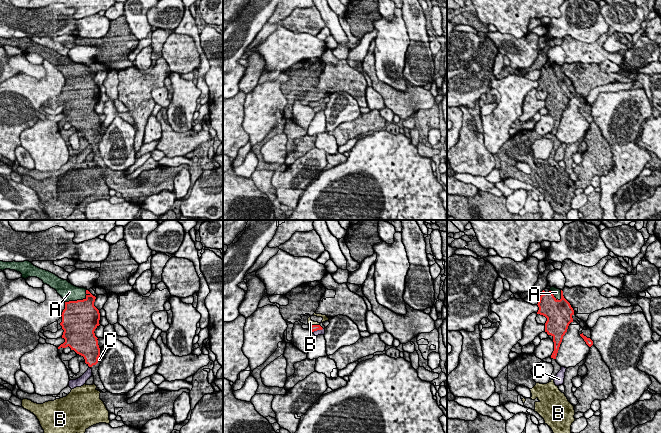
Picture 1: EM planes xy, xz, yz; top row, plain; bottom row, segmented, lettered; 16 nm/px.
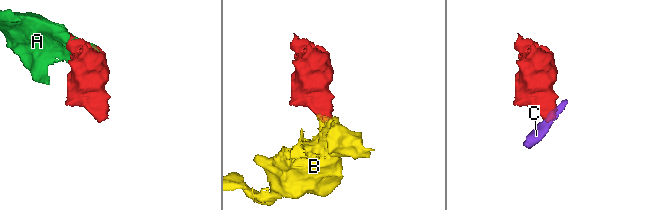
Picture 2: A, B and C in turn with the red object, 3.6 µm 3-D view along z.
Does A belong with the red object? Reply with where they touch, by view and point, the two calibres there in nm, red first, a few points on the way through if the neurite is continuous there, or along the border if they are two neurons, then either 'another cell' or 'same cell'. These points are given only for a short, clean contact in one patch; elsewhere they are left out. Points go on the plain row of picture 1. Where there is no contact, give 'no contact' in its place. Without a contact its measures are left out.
xy (77, 76) | 500/280 nm | same cell

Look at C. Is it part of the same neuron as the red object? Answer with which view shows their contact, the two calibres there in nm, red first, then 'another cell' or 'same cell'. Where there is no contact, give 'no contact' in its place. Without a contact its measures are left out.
xz | 100/100 nm | another cell

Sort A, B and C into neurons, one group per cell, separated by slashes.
A / B / C

